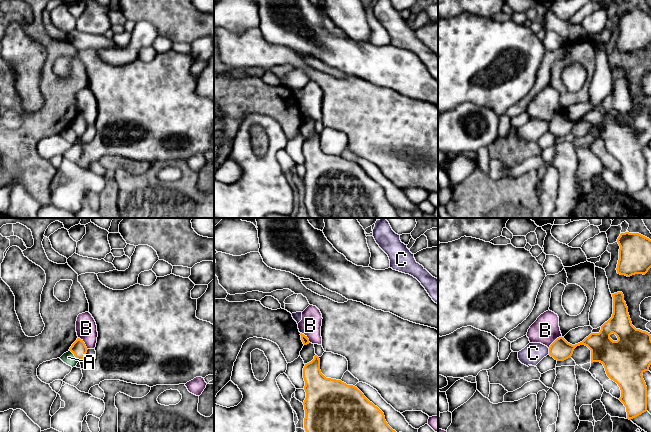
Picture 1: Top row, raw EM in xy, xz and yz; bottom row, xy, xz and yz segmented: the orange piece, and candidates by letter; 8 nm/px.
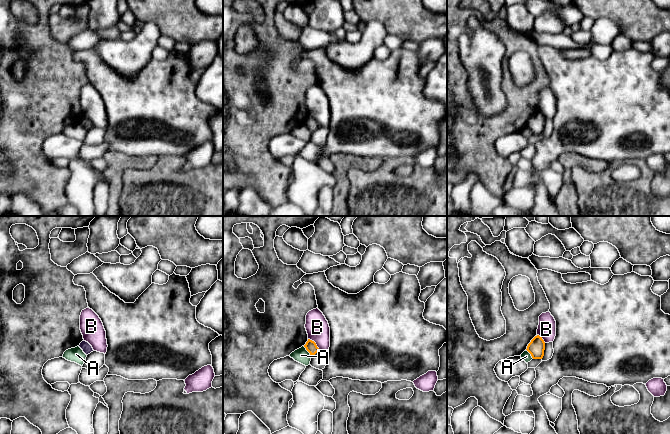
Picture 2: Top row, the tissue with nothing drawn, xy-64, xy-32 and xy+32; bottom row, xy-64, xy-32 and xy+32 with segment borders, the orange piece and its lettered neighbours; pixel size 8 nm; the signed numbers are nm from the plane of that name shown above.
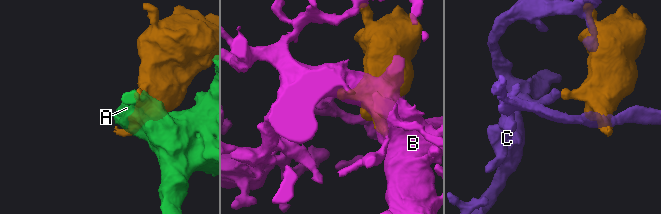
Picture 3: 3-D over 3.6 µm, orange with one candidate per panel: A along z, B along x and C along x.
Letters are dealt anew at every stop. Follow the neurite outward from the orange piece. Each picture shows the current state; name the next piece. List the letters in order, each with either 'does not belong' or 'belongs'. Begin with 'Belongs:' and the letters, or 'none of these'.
Belongs: none of these
A: does not belong
B: does not belong
C: does not belong

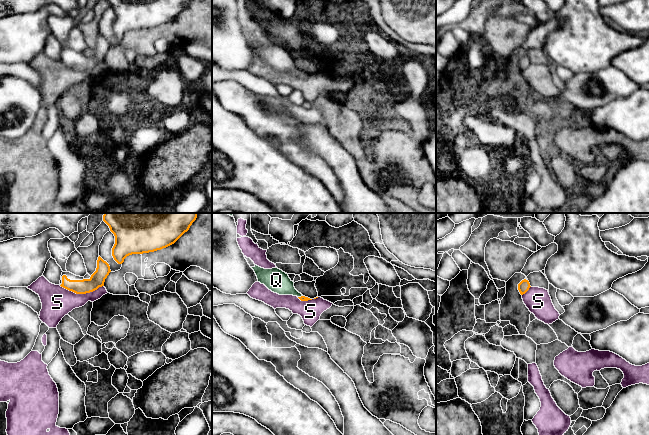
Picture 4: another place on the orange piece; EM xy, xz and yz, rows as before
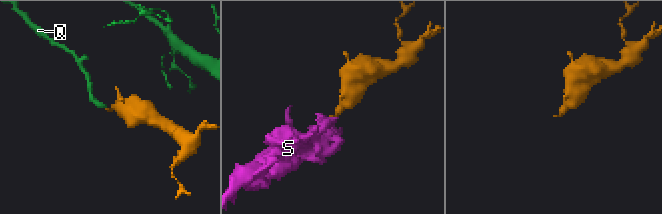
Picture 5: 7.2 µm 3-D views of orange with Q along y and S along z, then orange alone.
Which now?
Belongs: Q
Q: belongs
S: does not belong

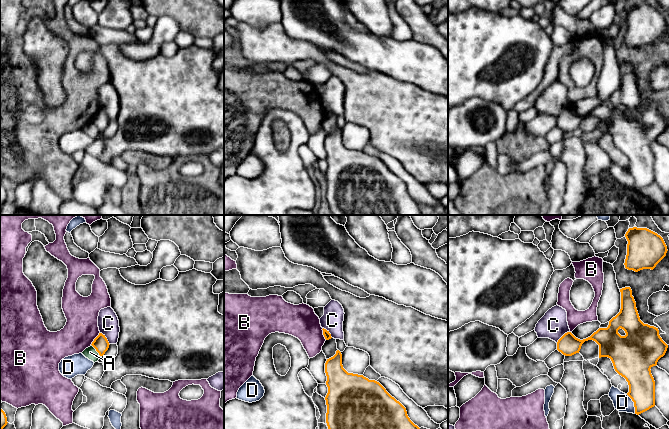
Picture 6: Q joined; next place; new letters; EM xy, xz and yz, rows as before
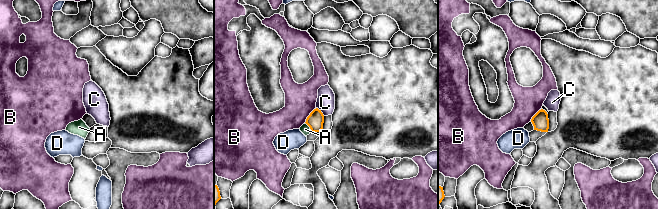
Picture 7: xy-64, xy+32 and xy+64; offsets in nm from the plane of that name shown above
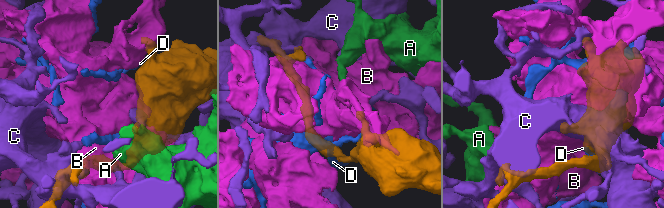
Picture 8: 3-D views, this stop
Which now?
Belongs: none of these
A: does not belong
B: does not belong
C: does not belong
D: does not belong

